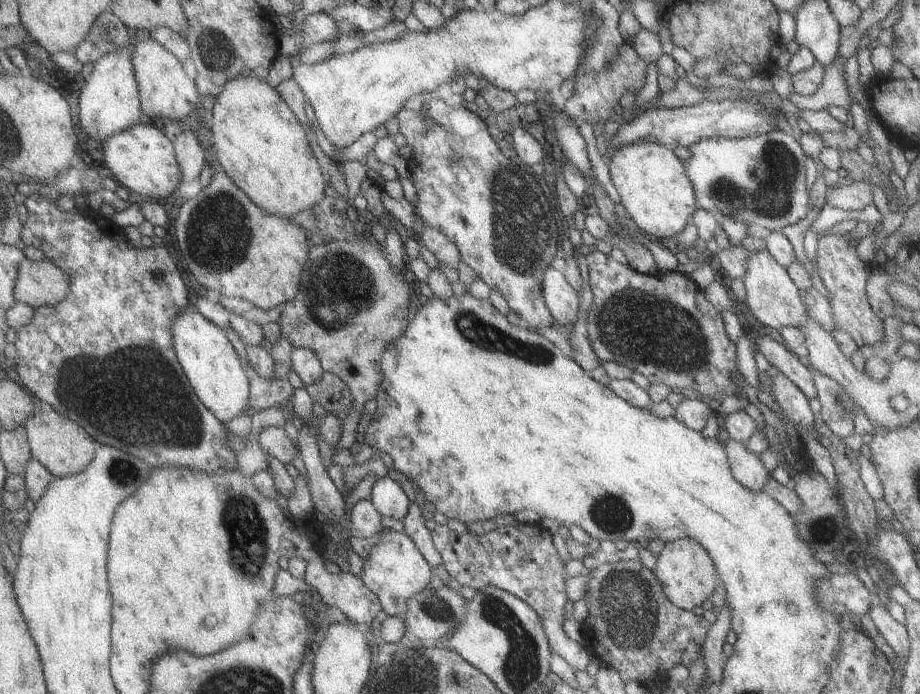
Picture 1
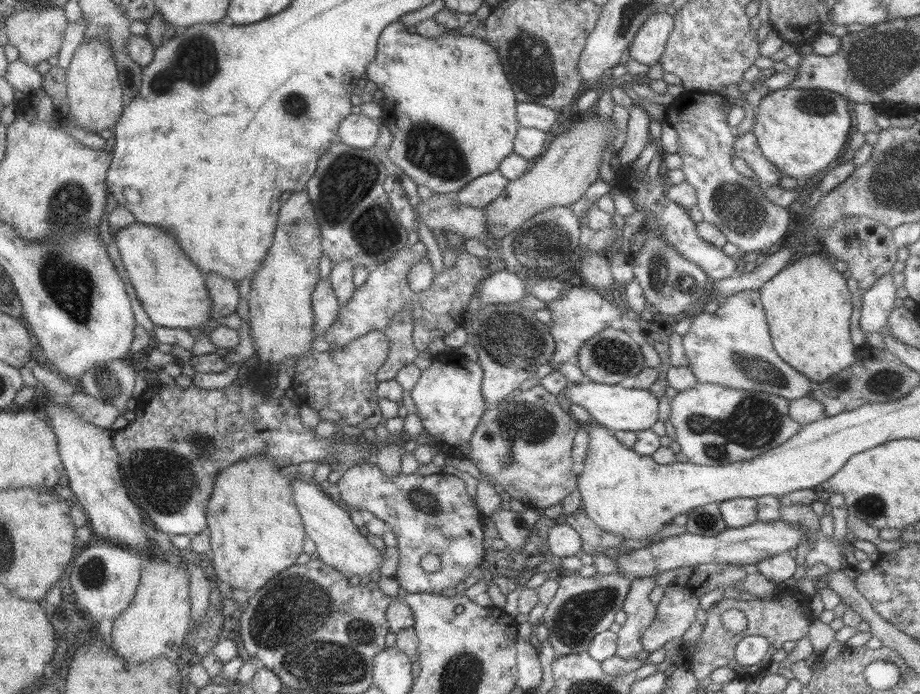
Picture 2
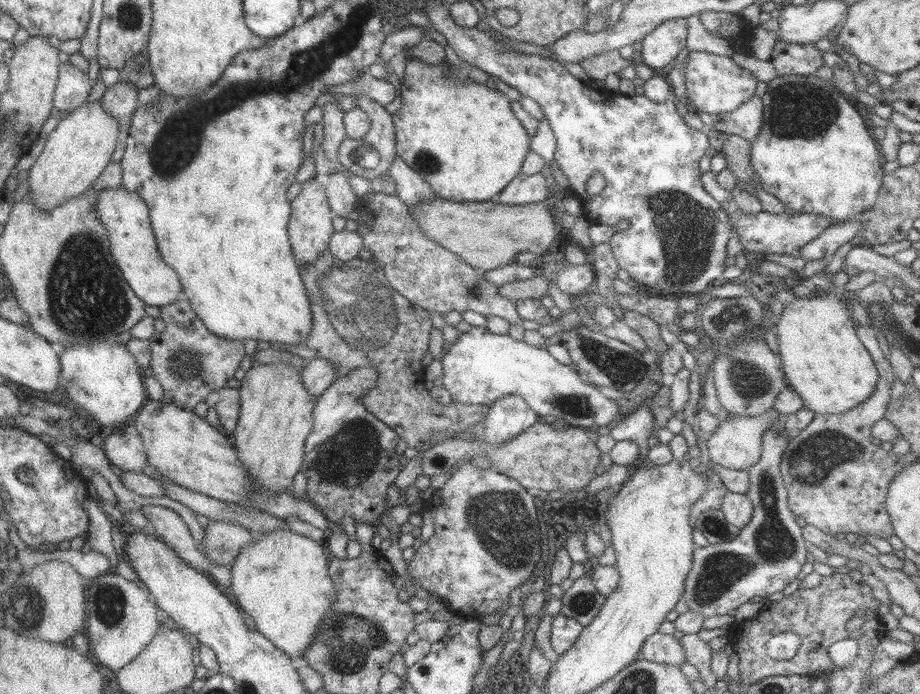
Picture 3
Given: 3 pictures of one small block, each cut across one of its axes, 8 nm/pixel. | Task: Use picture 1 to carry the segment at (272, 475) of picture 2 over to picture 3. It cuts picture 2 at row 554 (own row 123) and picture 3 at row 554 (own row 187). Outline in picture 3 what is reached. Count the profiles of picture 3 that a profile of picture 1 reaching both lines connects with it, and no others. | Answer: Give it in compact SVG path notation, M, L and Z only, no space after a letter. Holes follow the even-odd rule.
M280 528L268 531L244 545L229 567L232 571L230 592L234 594L239 608L245 616L254 619L256 631L290 658L302 658L302 653L310 649L314 635L320 631L320 621L326 617L326 611L330 609L332 601L336 601L335 585L328 575L329 561L325 551L326 547L322 542L295 533L289 528Z

